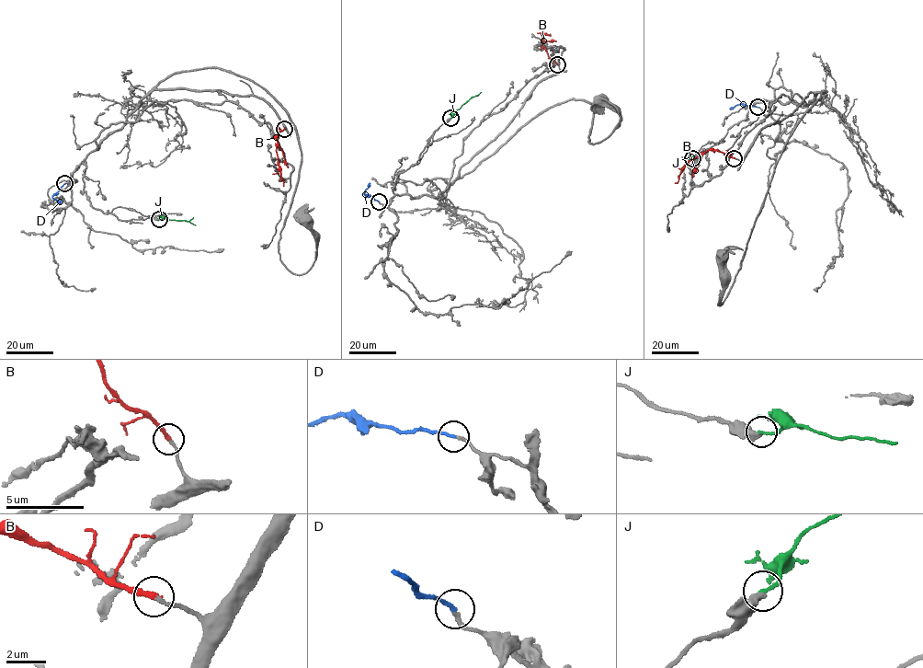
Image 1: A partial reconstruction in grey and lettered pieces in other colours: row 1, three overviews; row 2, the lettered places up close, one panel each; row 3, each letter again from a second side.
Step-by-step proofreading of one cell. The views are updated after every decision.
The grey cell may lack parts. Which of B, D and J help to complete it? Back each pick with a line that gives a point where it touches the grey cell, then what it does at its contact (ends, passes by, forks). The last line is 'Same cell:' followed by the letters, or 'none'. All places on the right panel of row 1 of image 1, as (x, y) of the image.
B: meets grey at (734, 158); it ends there
D: meets grey at (757, 107); it ends there
Same cell: B, D

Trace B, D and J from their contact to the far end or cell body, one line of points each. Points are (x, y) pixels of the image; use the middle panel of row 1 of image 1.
B: (557, 63), (548, 55), (541, 40), (542, 36), (550, 33)
D: (379, 201), (364, 194), (370, 183)
J: (451, 117), (481, 92)

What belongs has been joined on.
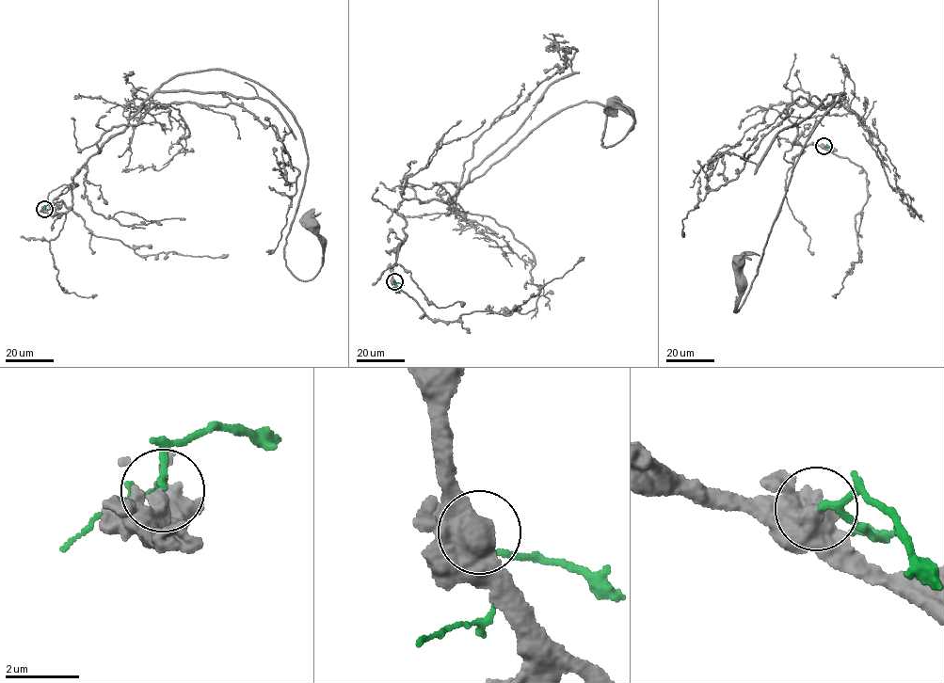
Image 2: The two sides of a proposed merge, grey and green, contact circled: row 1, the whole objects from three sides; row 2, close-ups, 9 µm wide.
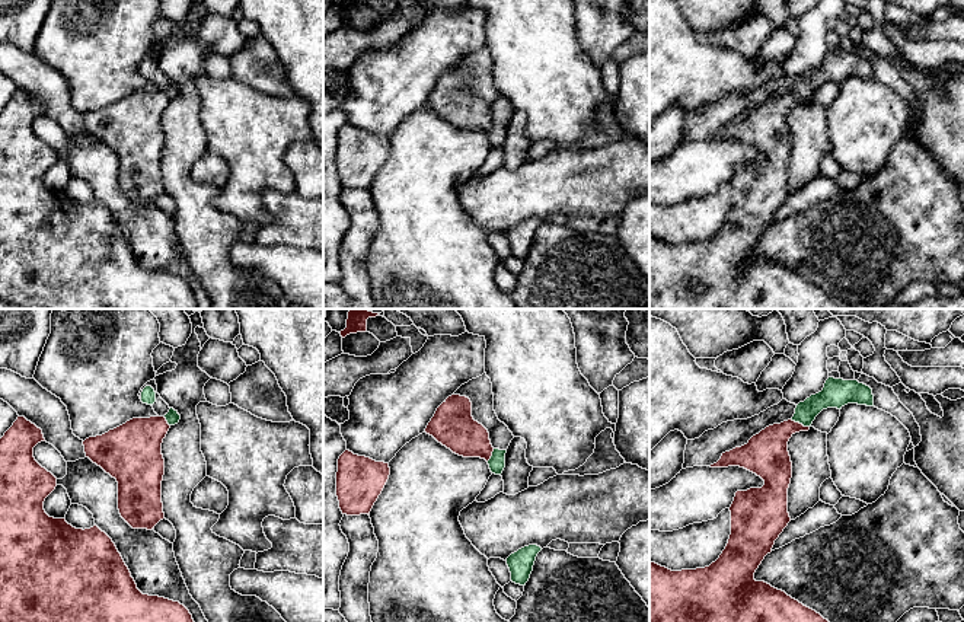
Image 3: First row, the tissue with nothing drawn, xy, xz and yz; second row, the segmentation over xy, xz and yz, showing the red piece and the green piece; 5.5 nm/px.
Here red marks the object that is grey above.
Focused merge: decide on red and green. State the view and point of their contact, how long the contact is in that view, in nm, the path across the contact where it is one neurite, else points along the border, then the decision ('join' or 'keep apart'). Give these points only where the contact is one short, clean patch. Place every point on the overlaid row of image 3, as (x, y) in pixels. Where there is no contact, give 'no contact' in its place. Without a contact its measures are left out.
contact yz (798, 423); length 120 nm; border yz (791, 418), (808, 427); keep apart

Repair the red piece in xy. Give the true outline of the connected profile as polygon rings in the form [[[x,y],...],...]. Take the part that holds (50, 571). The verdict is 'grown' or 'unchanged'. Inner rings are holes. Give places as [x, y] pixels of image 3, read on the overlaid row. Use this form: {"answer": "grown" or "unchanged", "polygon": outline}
{"answer": "unchanged", "polygon": [[[17,417],[13,425],[0,438],[0,622],[194,622],[189,610],[179,602],[143,594],[137,588],[115,543],[96,524],[84,530],[76,529],[68,524],[66,519],[54,519],[45,513],[44,501],[55,489],[57,478],[33,457],[33,447],[41,441],[45,441],[42,430],[25,417]]]}

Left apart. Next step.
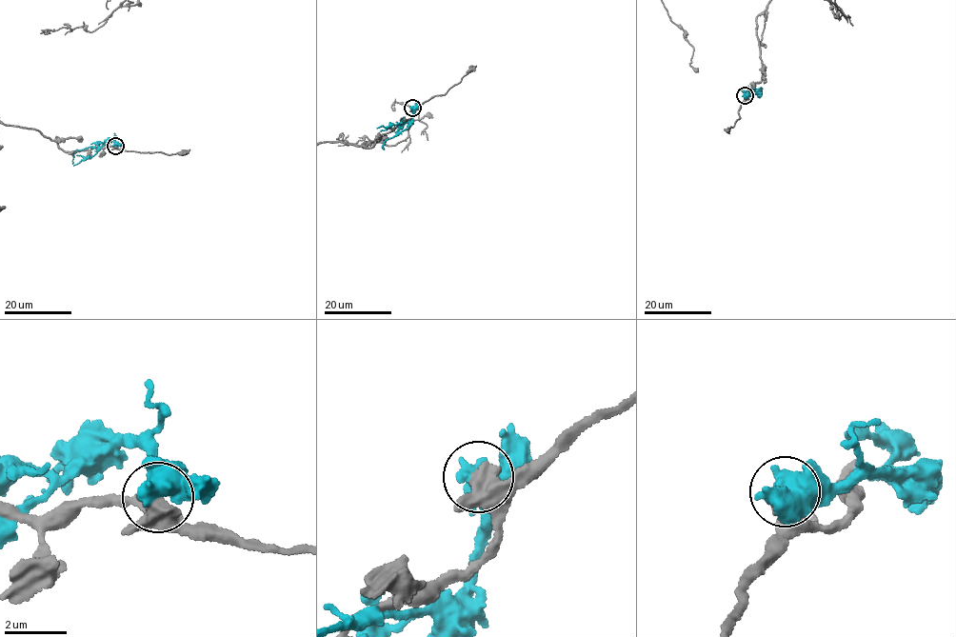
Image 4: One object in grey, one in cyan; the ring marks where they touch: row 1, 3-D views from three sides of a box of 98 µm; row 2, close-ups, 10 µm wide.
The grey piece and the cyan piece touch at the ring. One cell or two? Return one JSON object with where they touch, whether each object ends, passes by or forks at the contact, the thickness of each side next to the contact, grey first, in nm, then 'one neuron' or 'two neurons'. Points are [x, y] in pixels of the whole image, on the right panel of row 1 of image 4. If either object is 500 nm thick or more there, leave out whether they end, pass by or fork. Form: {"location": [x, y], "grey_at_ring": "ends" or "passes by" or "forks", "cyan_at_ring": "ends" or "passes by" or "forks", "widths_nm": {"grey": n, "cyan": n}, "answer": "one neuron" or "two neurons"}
{"location": [745, 95], "widths_nm": {"grey": 550, "cyan": 850}, "answer": "two neurons"}

